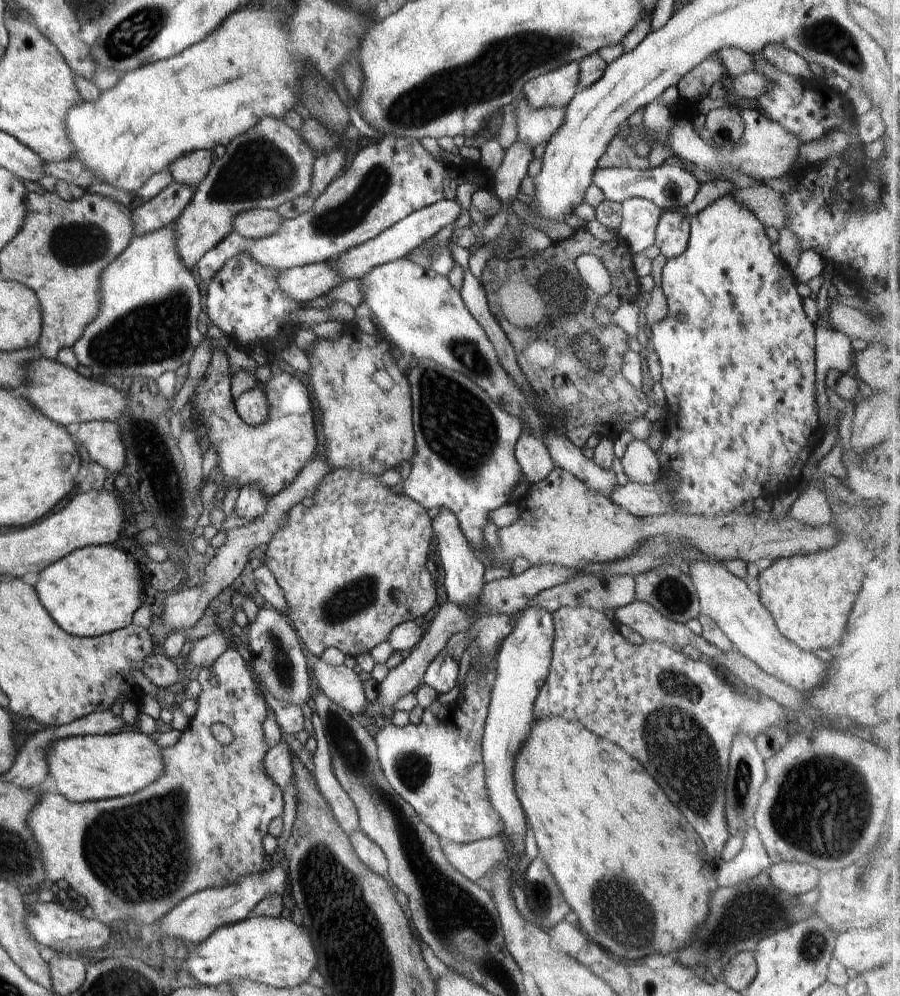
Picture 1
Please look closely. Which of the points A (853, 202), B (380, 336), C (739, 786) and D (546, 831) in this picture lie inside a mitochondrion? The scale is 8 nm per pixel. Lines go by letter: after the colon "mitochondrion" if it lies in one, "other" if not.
A: other
B: other
C: mitochondrion
D: other

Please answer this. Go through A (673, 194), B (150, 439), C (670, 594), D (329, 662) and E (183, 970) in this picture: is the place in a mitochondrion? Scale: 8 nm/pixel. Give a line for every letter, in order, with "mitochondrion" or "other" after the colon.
A: other
B: other
C: mitochondrion
D: other
E: other

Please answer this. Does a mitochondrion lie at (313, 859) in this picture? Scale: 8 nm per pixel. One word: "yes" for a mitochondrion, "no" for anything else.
yes

